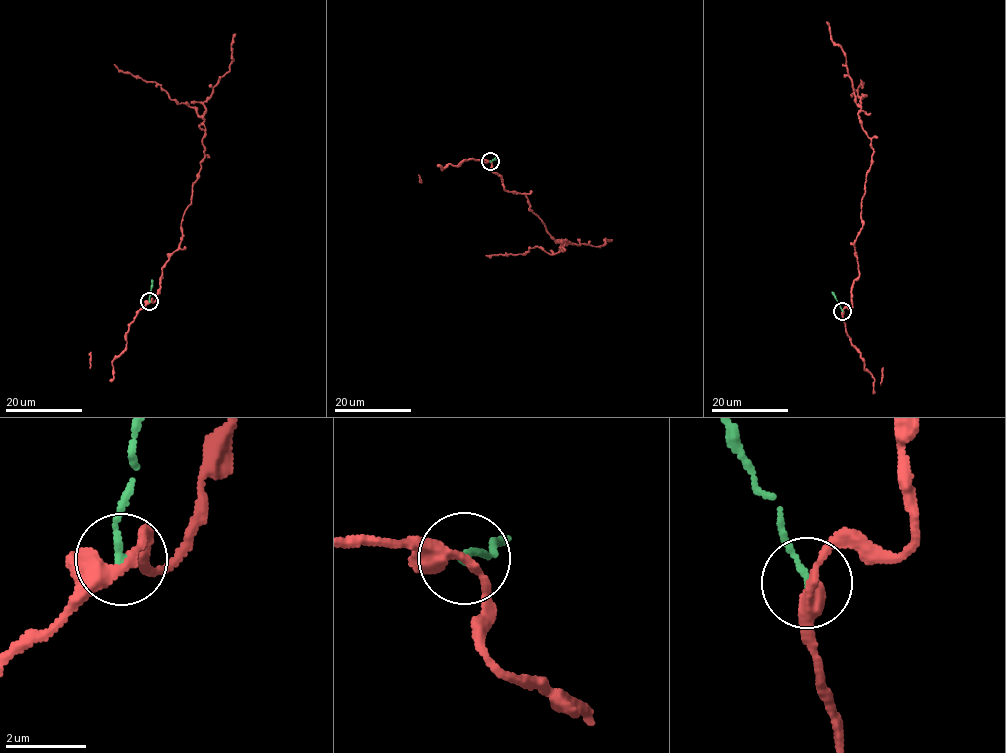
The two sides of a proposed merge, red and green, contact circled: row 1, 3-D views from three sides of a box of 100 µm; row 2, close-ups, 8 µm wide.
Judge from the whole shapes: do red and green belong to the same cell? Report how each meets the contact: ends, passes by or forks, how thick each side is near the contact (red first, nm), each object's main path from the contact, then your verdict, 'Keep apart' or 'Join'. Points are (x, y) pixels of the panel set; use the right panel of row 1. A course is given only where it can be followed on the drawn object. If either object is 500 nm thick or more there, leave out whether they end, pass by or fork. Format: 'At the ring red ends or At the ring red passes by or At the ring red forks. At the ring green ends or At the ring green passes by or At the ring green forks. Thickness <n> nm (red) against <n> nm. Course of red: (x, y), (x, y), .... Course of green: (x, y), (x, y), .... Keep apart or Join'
At the ring red passes by. At the ring green ends. Thickness 300 nm (red) against 150 nm. Course of red: (842, 311), (859, 275), (854, 243), (874, 151), (857, 113), (867, 96), (858, 97), (861, 80). Course of green: (842, 311), (831, 291). Keep apart

